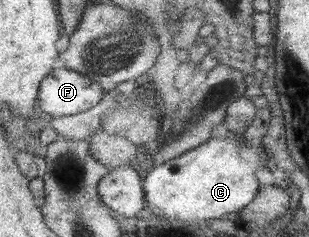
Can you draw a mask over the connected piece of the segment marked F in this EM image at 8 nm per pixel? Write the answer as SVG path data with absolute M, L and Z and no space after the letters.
M54 68L40 85L39 107L53 119L79 114L98 105L105 92L106 87L82 73Z

